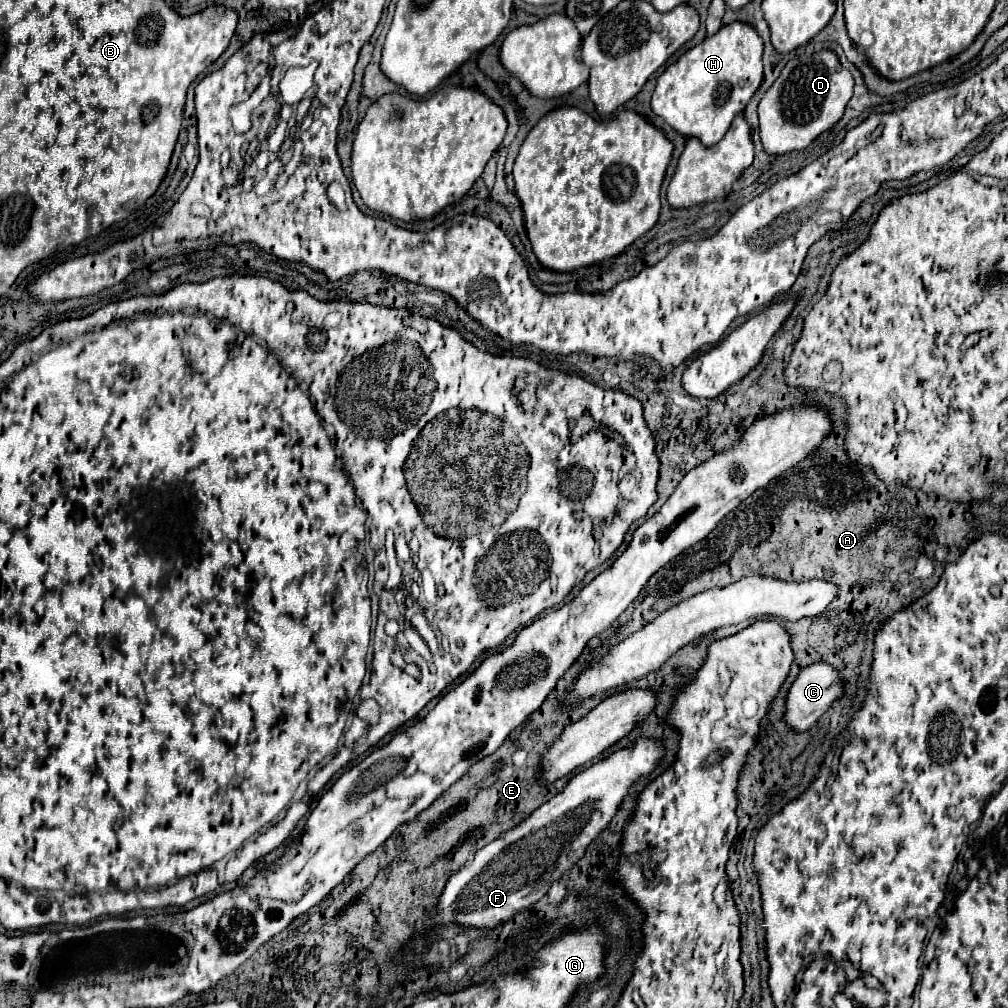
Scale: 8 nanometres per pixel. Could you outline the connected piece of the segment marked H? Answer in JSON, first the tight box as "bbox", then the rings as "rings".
{"bbox":[652,22,762,146],"rings":[[[734,22],[722,26],[714,36],[704,38],[698,46],[684,52],[678,62],[670,64],[656,80],[656,88],[652,92],[652,110],[656,116],[664,118],[678,134],[686,138],[698,138],[704,146],[712,146],[728,132],[732,118],[740,114],[758,86],[762,84],[762,38],[758,32],[746,22]]]}

